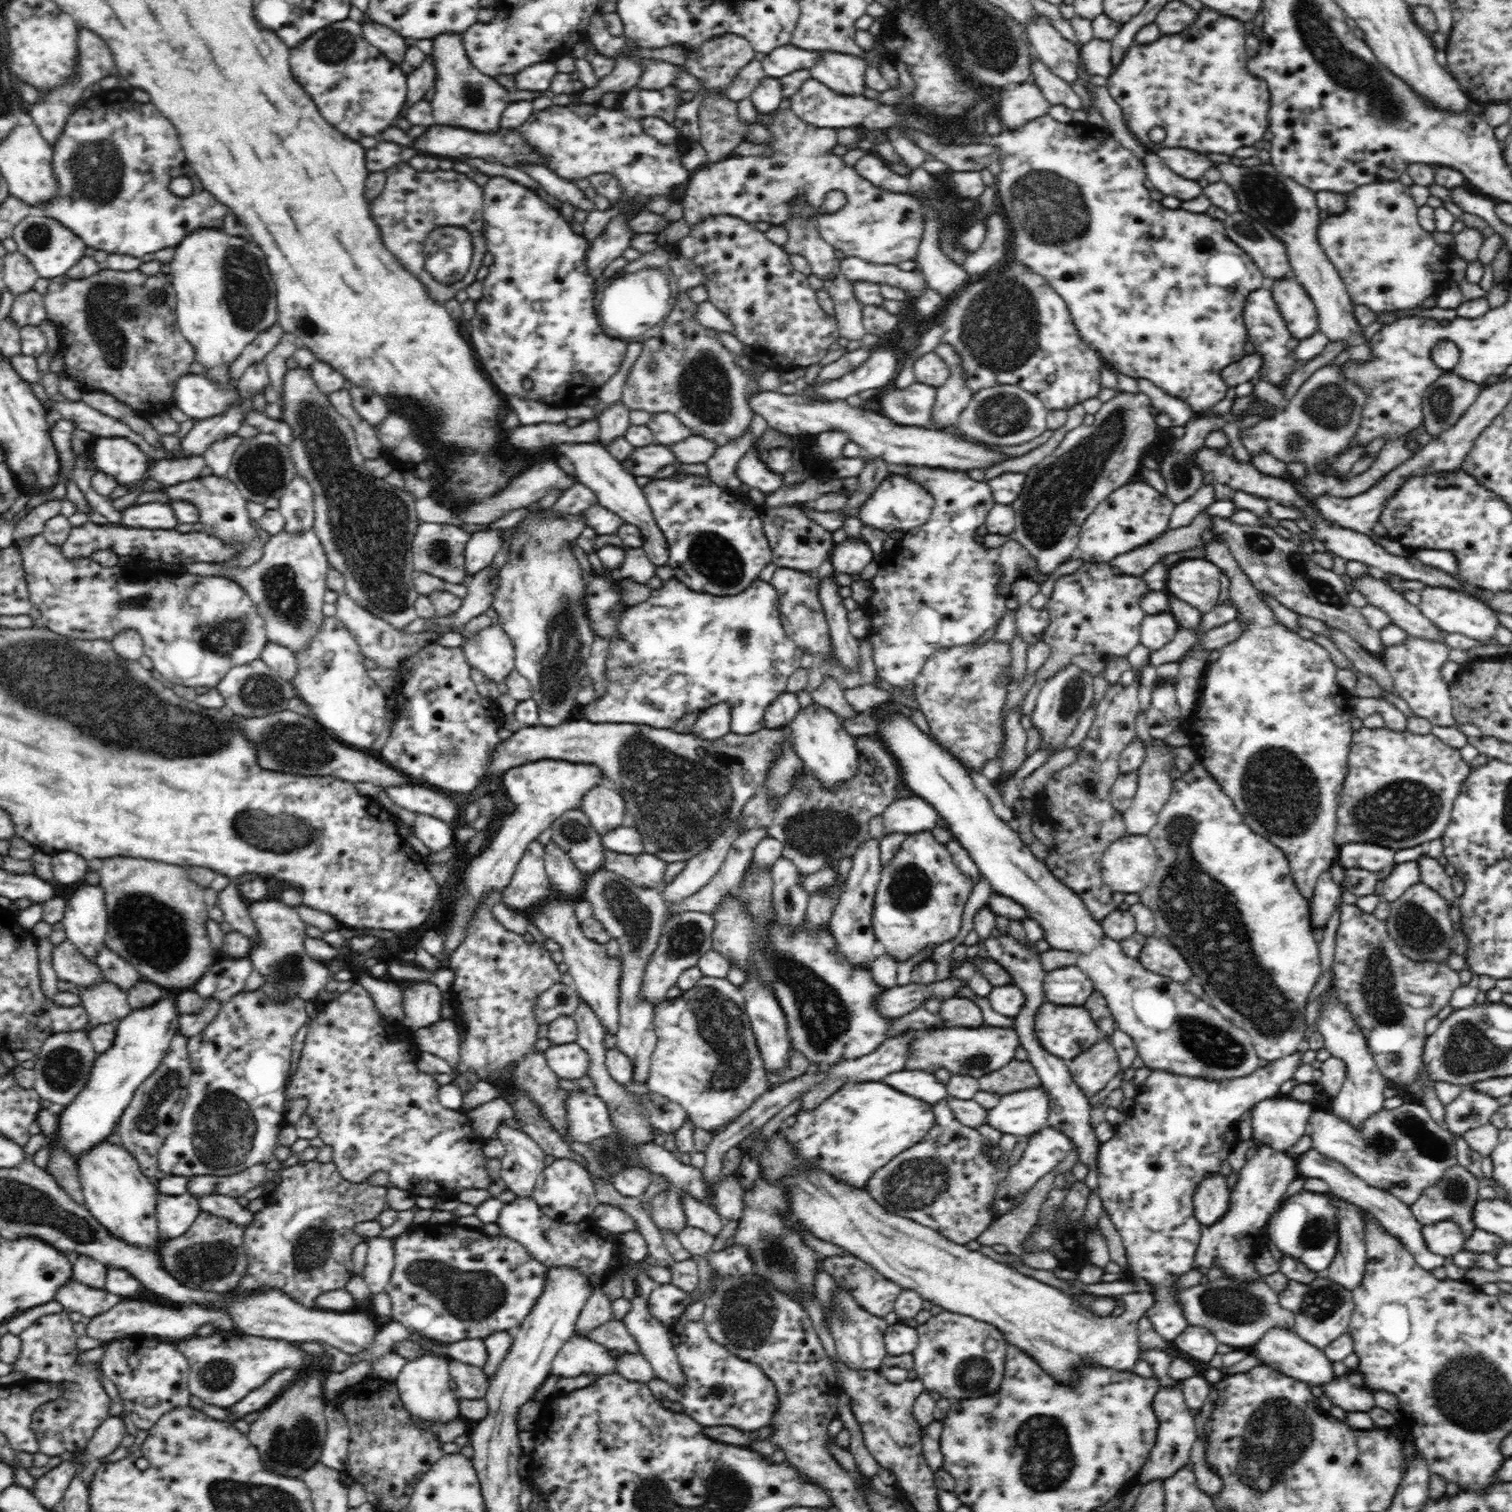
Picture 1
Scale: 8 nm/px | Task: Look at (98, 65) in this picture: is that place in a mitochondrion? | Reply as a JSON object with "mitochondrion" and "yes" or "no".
{"mitochondrion":"no"}

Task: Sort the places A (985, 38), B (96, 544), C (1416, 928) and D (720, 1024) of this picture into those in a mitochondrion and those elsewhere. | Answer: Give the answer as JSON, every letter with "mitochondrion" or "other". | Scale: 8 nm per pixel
{"A":"mitochondrion","B":"other","C":"mitochondrion","D":"mitochondrion"}

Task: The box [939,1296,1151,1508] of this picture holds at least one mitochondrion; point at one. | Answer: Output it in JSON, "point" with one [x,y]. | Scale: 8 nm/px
{"point":[1036,1434]}

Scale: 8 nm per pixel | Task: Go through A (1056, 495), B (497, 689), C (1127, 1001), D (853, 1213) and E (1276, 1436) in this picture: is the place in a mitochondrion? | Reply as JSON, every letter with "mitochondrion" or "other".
{"A":"mitochondrion","B":"other","C":"other","D":"other","E":"mitochondrion"}

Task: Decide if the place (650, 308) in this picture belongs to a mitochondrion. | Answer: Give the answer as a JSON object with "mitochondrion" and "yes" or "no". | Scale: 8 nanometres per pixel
{"mitochondrion":"no"}

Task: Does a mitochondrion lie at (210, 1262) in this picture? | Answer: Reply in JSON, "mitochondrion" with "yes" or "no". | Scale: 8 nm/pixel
{"mitochondrion":"yes"}

